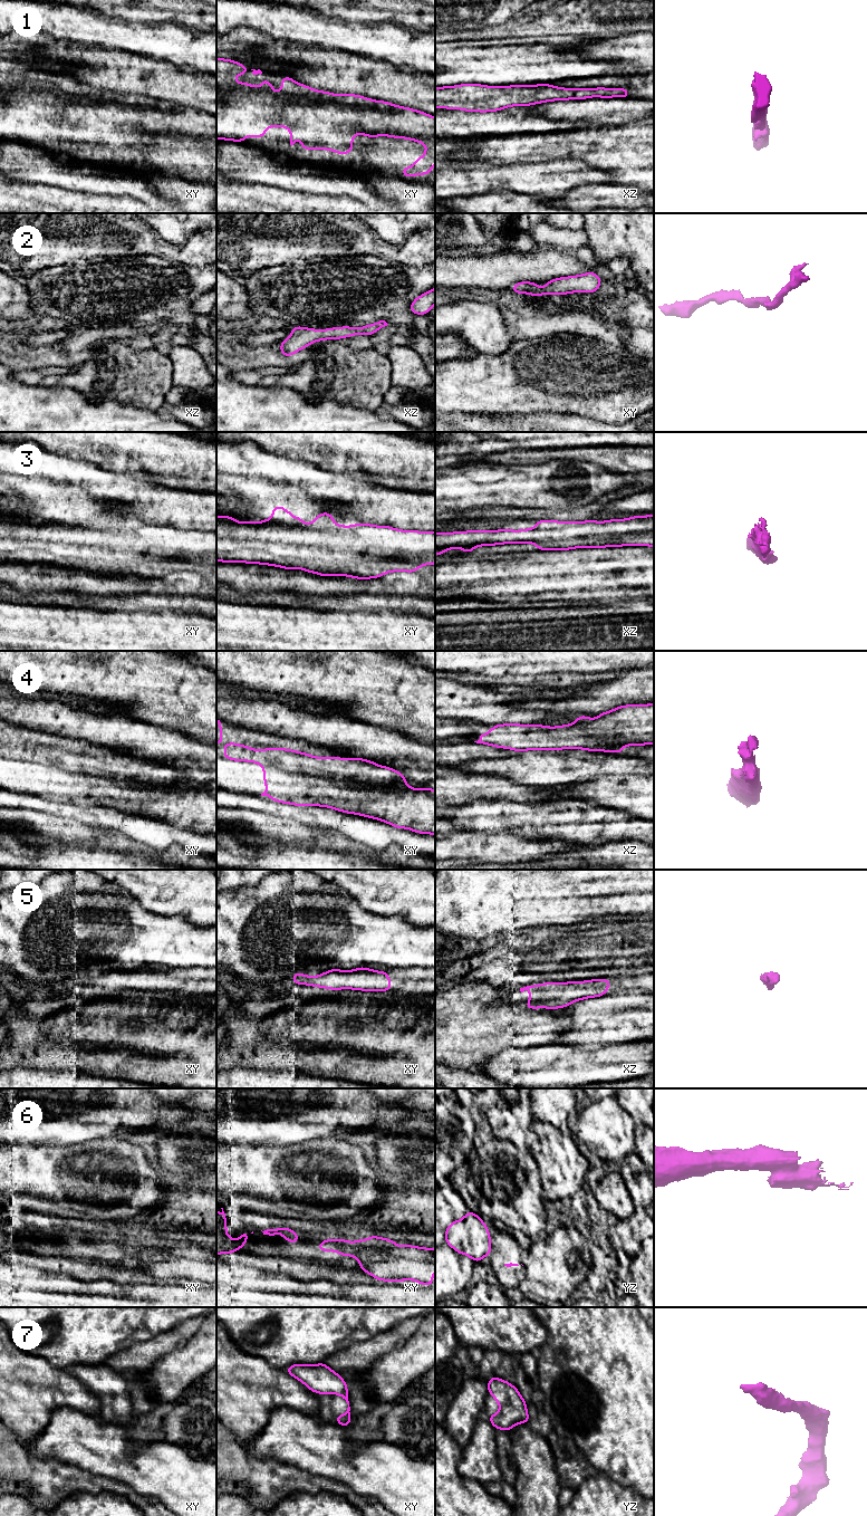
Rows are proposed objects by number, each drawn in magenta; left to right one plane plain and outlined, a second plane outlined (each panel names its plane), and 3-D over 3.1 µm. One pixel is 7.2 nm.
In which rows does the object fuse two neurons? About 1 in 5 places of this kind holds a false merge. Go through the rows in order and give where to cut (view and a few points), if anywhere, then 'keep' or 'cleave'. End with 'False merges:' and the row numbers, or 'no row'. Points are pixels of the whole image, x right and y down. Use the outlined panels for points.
1: no cut; keep
2: no cut; keep
3: no cut; keep
4: cut in xy along (405, 782), (379, 785), (306, 779), (290, 797); cleave
5: no cut; keep
6: cut in xy along (333, 1240), (355, 1244), (360, 1247), (369, 1244); cleave
7: no cut; keep
False merges: 4, 6

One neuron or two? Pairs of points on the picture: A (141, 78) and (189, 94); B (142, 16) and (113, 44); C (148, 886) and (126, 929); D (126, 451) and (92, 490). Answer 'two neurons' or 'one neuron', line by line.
A: one neuron
B: two neurons
C: two neurons
D: two neurons

